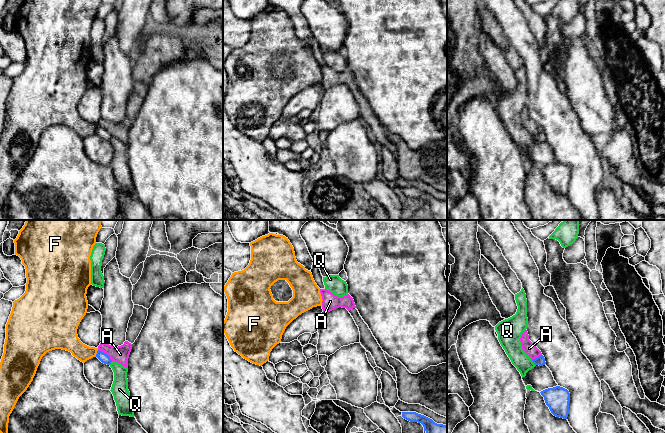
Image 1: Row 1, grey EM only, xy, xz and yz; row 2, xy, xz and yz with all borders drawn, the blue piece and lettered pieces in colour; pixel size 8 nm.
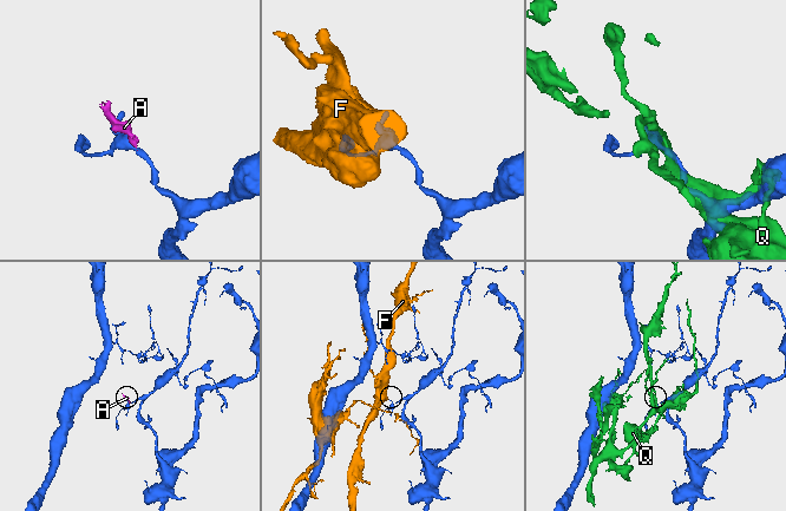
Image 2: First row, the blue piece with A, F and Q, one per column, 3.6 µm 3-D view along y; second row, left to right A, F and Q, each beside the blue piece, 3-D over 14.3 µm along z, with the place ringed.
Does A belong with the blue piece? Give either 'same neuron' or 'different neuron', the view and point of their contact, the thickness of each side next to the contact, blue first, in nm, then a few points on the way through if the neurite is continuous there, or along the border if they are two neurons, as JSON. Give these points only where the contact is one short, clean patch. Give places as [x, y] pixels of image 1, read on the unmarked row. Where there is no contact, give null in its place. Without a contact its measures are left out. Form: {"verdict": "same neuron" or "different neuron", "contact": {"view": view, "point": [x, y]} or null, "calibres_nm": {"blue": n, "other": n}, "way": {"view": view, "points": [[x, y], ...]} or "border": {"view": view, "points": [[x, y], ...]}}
{"verdict": "different neuron", "contact": {"view": "xy", "point": [105, 129]}, "calibres_nm": {"blue": 80, "other": 140}}

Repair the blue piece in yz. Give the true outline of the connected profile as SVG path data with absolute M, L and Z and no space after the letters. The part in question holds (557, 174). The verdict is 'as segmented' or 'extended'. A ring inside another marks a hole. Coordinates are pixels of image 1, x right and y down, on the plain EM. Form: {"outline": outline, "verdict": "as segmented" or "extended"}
{"outline": "M556 162L540 168L551 189L563 195L569 190L570 169L567 165Z", "verdict": "as segmented"}

